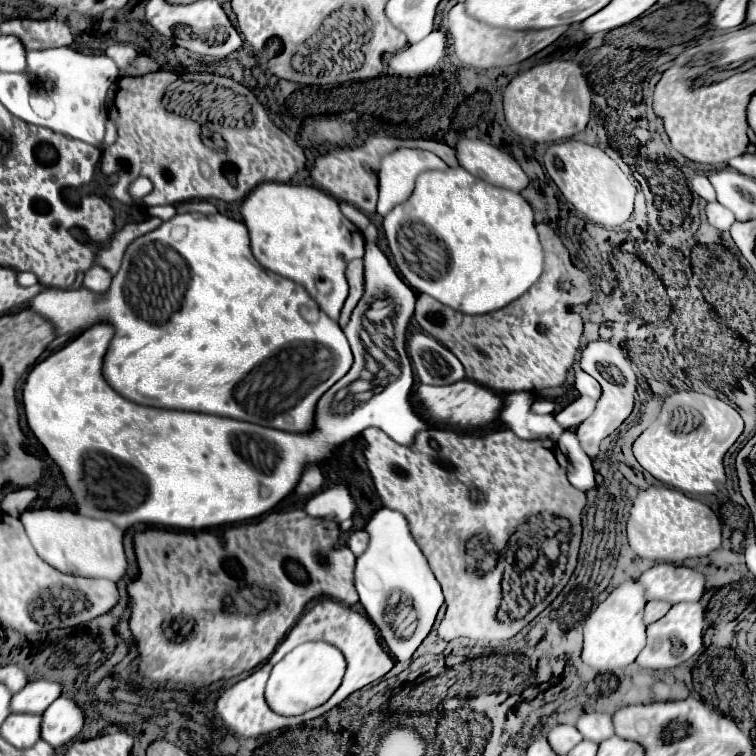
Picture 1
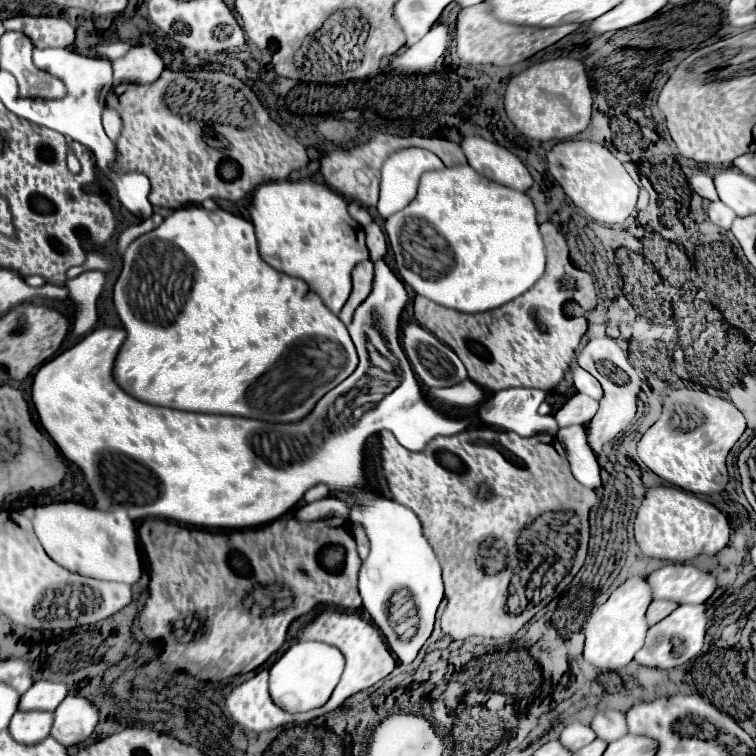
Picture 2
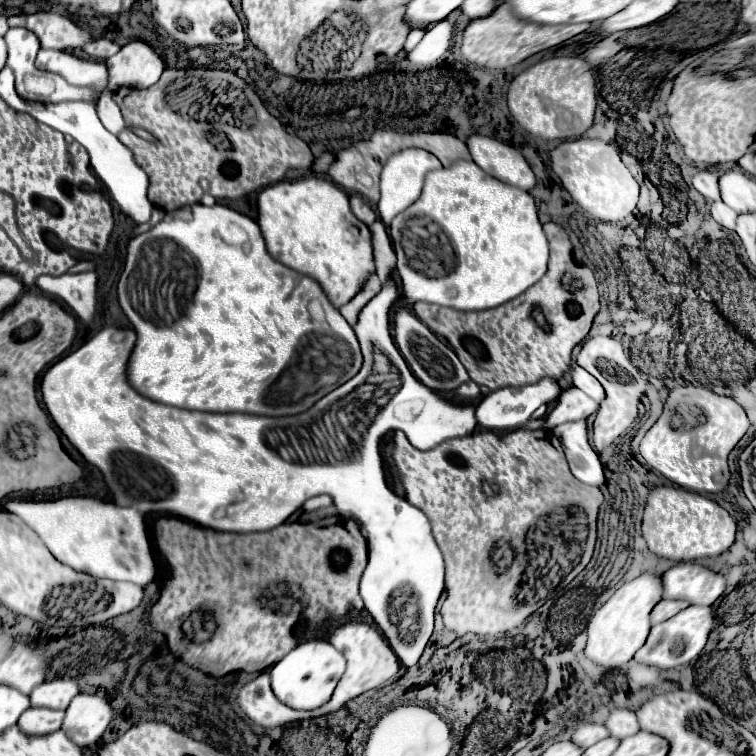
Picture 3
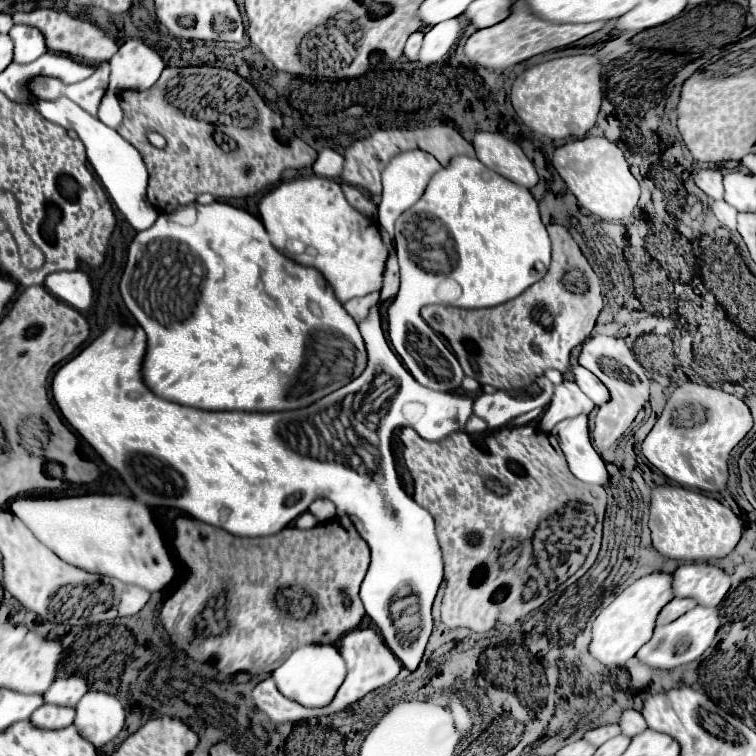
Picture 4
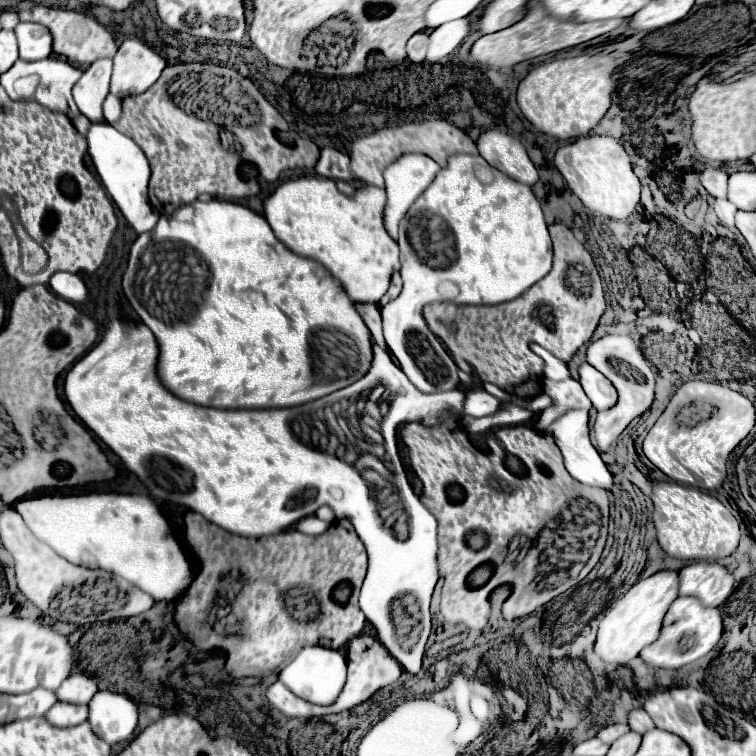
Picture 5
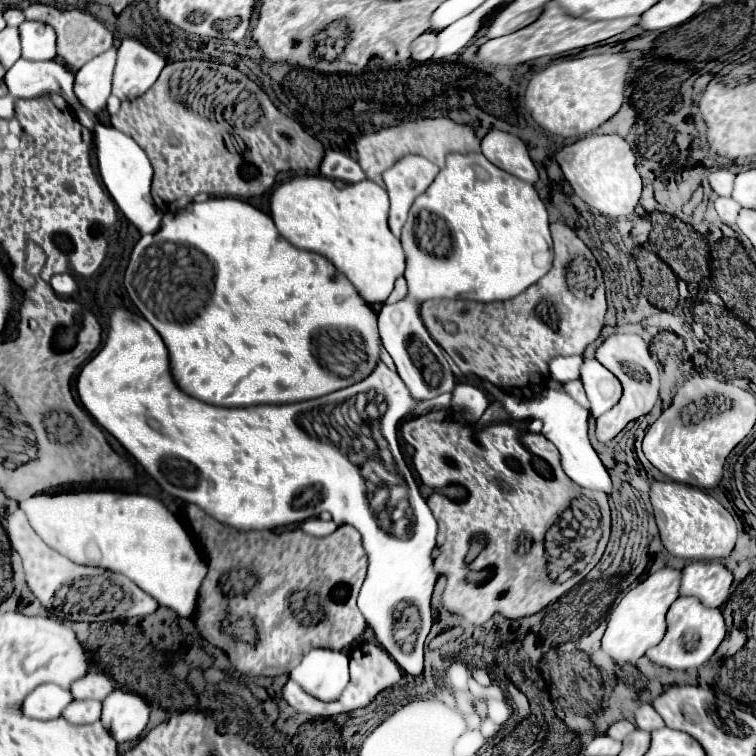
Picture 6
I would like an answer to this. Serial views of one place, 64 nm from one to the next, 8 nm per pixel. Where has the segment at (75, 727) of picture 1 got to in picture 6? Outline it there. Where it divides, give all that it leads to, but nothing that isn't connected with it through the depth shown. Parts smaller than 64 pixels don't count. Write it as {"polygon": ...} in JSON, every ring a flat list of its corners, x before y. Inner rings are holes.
{"polygon":[[114,692,102,702,102,722,118,742,138,738,150,722,150,702,134,692]]}

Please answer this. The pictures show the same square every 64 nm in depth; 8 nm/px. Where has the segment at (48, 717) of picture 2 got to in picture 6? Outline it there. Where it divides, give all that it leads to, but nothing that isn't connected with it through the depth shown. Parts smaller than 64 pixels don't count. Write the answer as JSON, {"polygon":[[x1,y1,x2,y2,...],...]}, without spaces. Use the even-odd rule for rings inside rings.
{"polygon":[[76,700,74,704,70,704,64,710,66,720,74,722,74,724,90,724,90,722,98,722,102,714,102,702,96,700]]}

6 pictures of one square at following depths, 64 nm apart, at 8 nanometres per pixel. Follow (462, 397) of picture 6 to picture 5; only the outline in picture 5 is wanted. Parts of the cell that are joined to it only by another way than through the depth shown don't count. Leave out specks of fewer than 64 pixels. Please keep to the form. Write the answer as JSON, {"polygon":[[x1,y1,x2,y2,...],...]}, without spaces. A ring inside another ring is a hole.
{"polygon":[[466,390,464,392,464,412,466,416,472,418,480,418,480,416,488,416,494,414,498,410,498,400,488,394,486,390]]}

